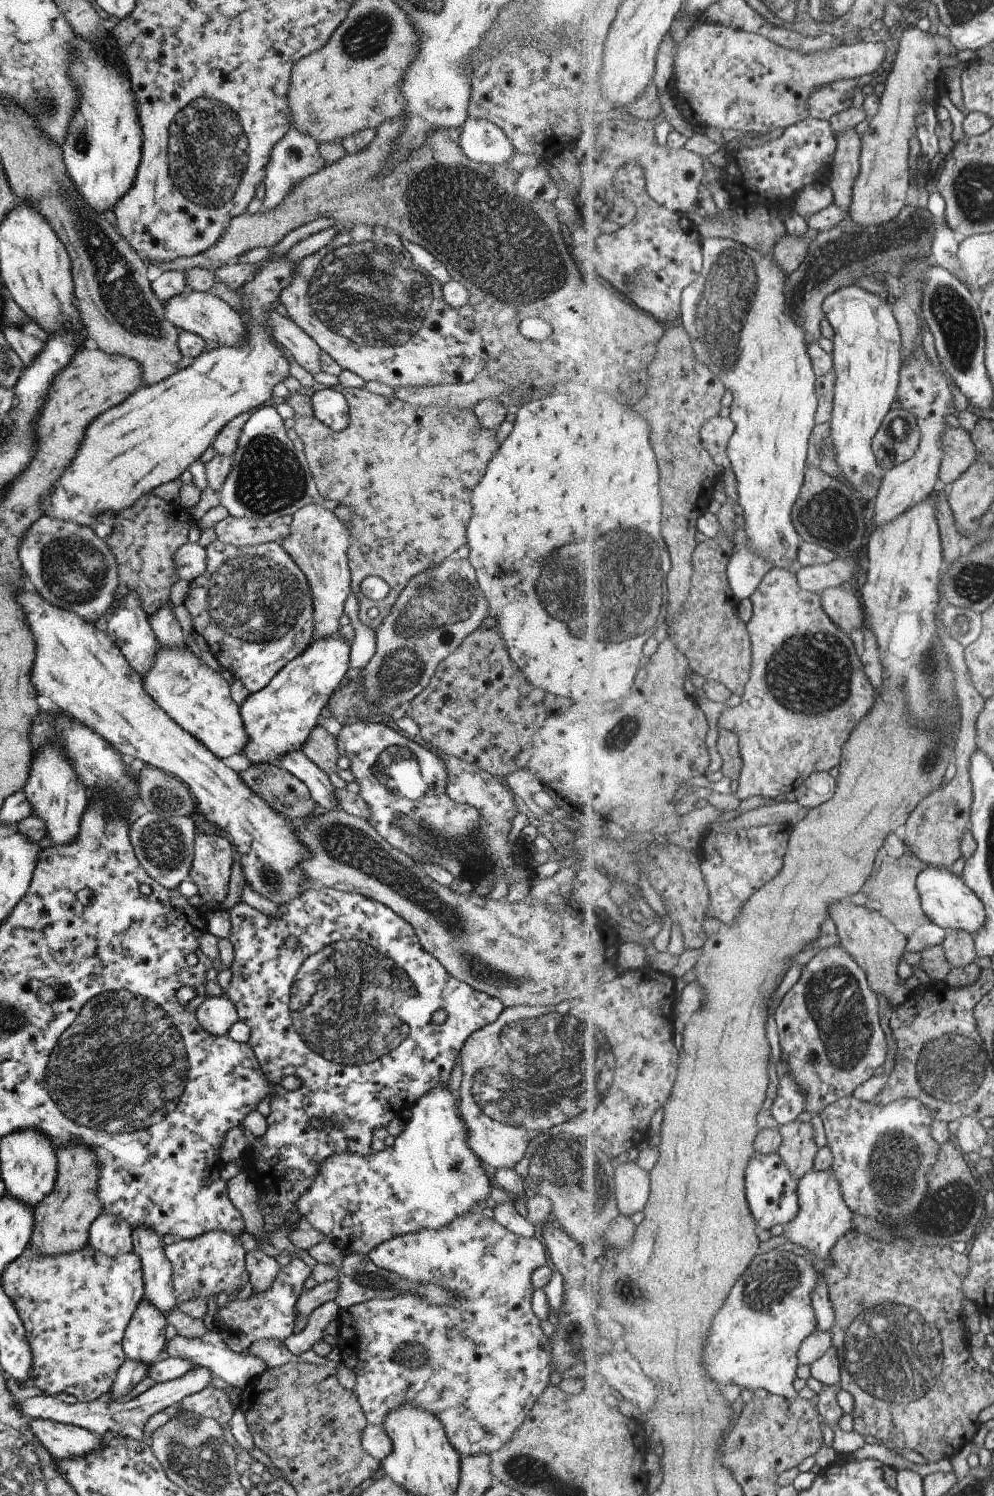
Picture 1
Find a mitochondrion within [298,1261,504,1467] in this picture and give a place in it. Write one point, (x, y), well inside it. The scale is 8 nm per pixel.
(408, 1356)

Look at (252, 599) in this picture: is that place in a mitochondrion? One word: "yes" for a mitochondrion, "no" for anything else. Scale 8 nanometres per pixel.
yes

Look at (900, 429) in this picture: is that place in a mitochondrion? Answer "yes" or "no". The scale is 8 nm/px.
yes

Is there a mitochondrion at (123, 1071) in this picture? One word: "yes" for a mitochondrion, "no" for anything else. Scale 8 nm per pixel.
yes

